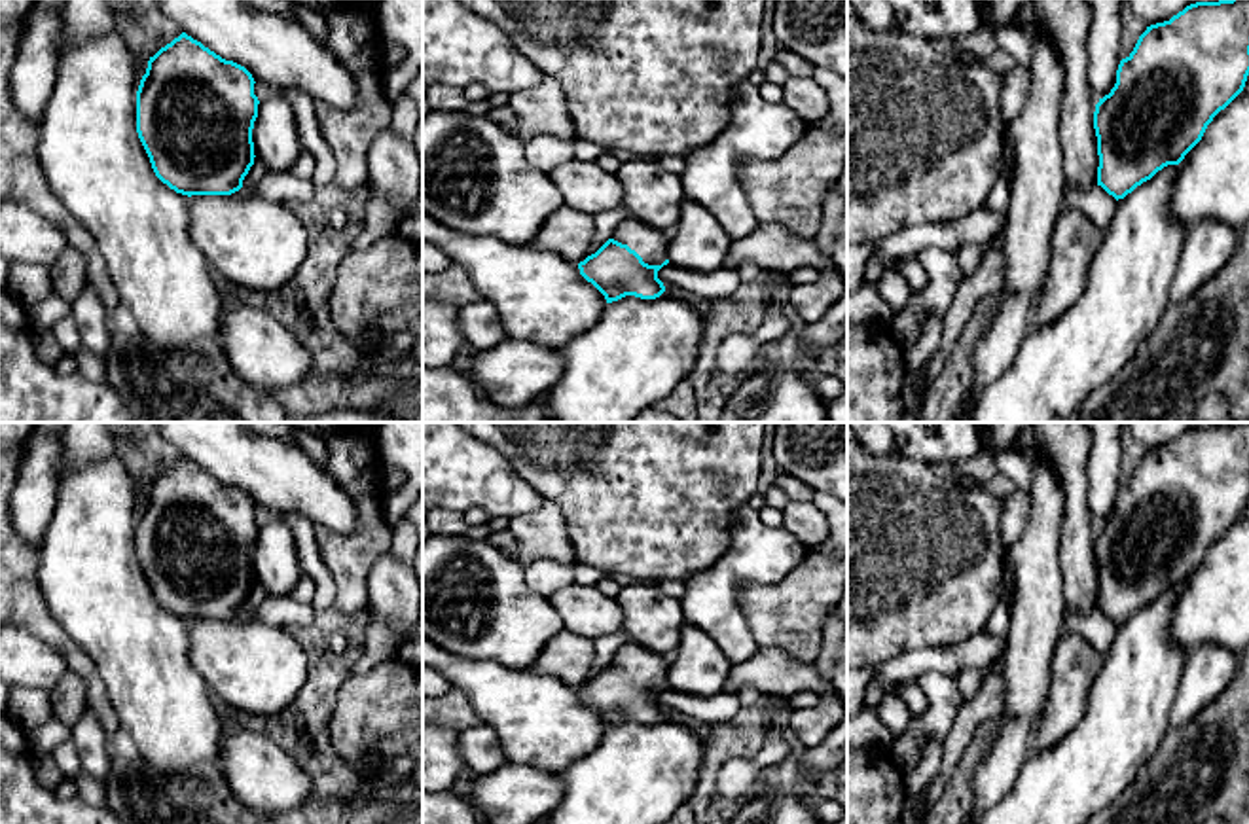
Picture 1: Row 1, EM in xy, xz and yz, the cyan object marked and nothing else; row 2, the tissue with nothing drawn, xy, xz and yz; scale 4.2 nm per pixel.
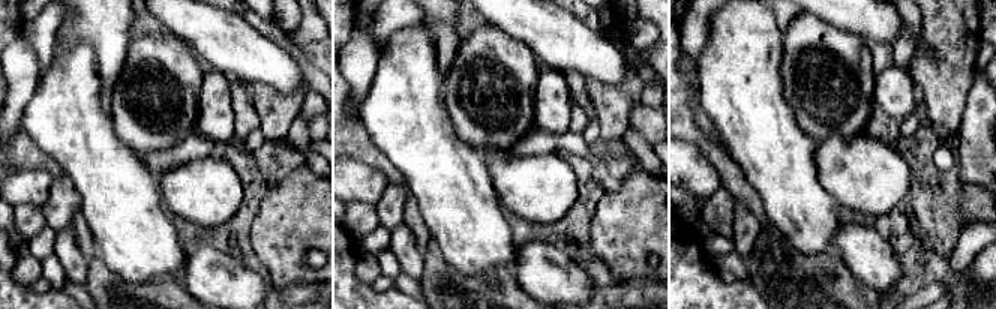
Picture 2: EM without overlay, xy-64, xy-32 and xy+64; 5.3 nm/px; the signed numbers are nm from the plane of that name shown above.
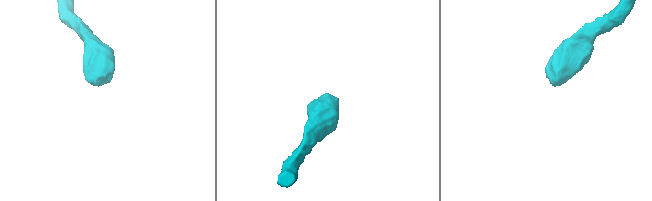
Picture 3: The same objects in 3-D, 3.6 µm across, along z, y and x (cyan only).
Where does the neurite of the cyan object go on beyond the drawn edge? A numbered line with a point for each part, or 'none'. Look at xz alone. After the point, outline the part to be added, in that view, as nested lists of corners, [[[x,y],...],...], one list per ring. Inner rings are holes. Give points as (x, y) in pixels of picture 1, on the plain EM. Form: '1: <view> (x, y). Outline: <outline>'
1: xz (651, 669). Outline: [[[625,642],[616,650],[612,663],[635,674],[644,688],[661,690],[667,684],[671,657],[656,655],[635,642]]]

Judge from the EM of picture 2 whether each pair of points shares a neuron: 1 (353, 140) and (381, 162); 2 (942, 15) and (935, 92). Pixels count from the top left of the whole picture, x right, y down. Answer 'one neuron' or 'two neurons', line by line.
1: one neuron
2: one neuron

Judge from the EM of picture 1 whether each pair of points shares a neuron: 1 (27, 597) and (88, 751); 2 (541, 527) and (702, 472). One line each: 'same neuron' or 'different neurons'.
1: different neurons
2: different neurons

